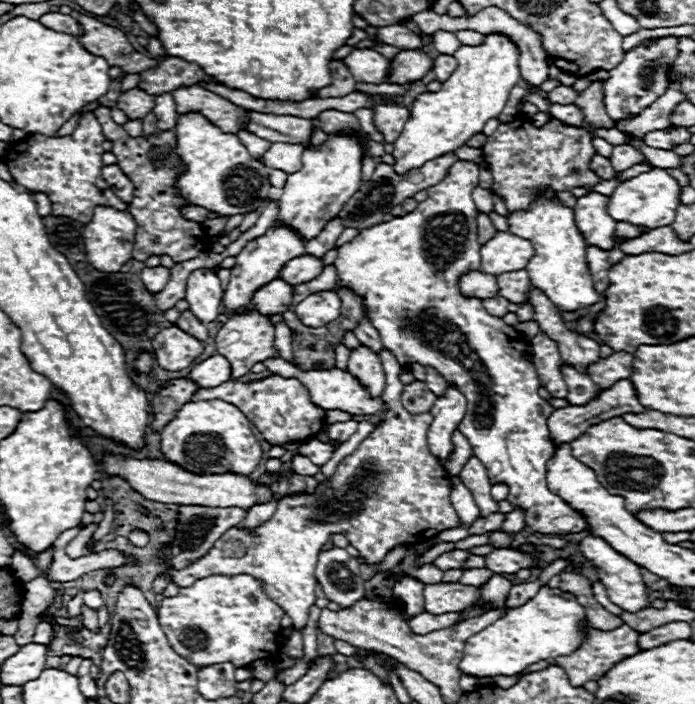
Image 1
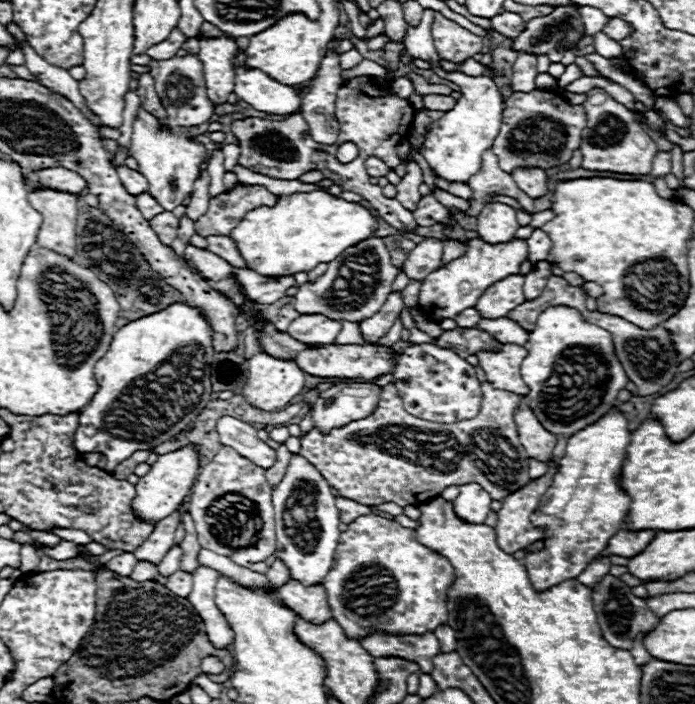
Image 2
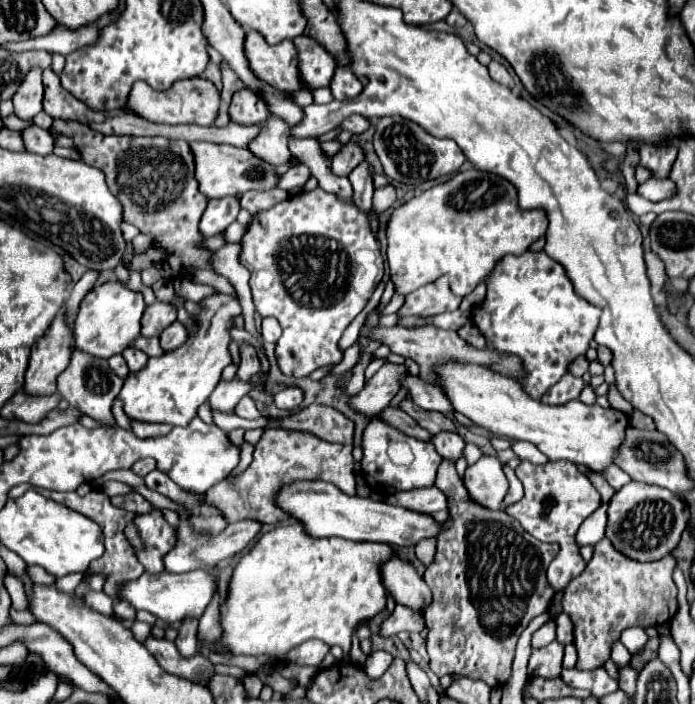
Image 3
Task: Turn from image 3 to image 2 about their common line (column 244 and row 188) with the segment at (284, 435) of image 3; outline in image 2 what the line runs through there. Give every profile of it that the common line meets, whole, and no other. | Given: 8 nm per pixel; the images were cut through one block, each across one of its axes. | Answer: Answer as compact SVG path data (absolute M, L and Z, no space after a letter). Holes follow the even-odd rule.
M492 150L482 154L482 166L480 166L478 174L474 174L474 178L470 178L468 186L472 188L472 198L468 200L470 210L466 210L468 216L478 216L478 210L482 210L484 202L488 202L492 196L498 196L498 194L518 200L524 210L534 214L534 200L516 186L516 182L512 180L510 174L506 174L498 168L498 158L494 156Z

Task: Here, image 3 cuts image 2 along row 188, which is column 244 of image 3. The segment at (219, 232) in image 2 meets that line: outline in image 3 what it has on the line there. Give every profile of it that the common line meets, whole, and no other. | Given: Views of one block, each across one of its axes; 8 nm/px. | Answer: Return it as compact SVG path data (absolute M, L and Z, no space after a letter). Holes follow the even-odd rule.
M316 188L294 194L270 210L254 214L240 246L240 262L250 270L256 312L260 316L274 316L284 330L276 344L280 372L292 378L306 378L324 364L338 364L342 360L342 352L338 350L342 332L366 308L372 292L382 280L384 258L374 234L370 234L368 216L352 202L342 202L336 194Z

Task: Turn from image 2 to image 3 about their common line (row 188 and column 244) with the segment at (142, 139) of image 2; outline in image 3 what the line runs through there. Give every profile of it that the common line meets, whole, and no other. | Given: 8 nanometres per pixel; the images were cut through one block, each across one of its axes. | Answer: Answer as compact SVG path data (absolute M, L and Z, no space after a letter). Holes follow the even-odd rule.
M192 142L190 144L196 164L198 190L206 194L206 198L222 198L244 194L248 190L270 190L276 188L278 176L274 174L274 166L256 158L248 148L236 148L228 144L212 144L212 142Z

